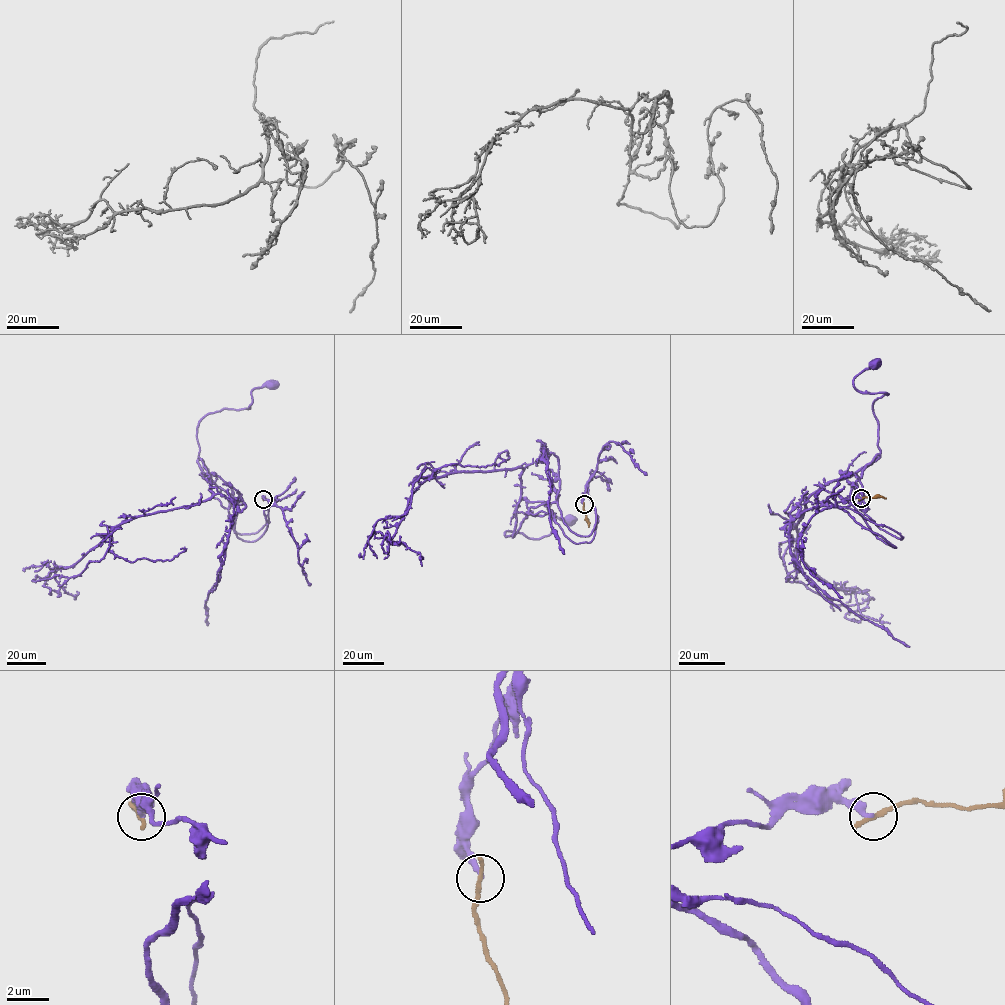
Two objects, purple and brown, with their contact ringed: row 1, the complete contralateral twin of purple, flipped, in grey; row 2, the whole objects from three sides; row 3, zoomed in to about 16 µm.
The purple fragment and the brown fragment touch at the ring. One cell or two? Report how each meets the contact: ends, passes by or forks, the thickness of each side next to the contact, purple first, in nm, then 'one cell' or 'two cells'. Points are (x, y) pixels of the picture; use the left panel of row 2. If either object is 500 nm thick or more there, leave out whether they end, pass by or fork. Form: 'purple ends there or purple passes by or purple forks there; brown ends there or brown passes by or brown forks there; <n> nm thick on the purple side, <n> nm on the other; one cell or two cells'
purple ends there; brown ends there; 280 nm thick on the purple side, 240 nm on the other; two cells

